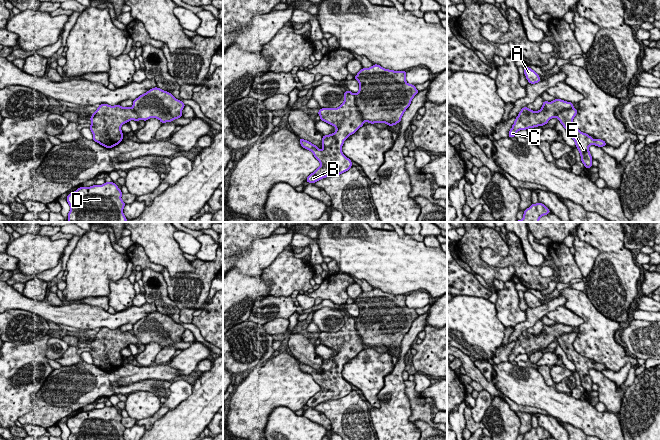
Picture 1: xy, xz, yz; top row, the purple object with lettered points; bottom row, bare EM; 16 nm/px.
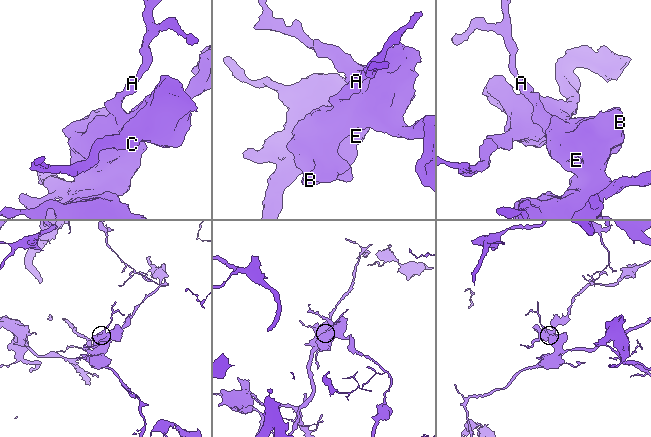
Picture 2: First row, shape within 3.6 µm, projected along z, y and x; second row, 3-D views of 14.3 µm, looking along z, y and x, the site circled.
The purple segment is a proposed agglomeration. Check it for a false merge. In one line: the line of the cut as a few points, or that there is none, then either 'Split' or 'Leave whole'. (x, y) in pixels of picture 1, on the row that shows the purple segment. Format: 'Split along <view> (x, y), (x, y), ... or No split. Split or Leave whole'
Split along xz (354, 94), (356, 107), (364, 121). Split

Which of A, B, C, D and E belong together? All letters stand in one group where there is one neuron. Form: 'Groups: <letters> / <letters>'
Groups: A B D E / C

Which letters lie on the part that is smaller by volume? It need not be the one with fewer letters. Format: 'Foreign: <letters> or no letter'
Foreign: C

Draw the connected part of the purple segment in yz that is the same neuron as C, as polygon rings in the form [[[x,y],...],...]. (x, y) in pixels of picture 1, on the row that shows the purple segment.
[[[556,98],[551,102],[543,101],[543,105],[539,111],[523,107],[508,133],[509,138],[514,137],[519,130],[546,125],[550,119],[557,117],[559,112],[564,109],[571,109],[573,105],[571,102]]]

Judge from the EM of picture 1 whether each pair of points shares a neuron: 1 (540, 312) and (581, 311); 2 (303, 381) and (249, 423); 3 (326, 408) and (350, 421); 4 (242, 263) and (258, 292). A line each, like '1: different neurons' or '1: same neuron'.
1: different neurons
2: same neuron
3: same neuron
4: different neurons

